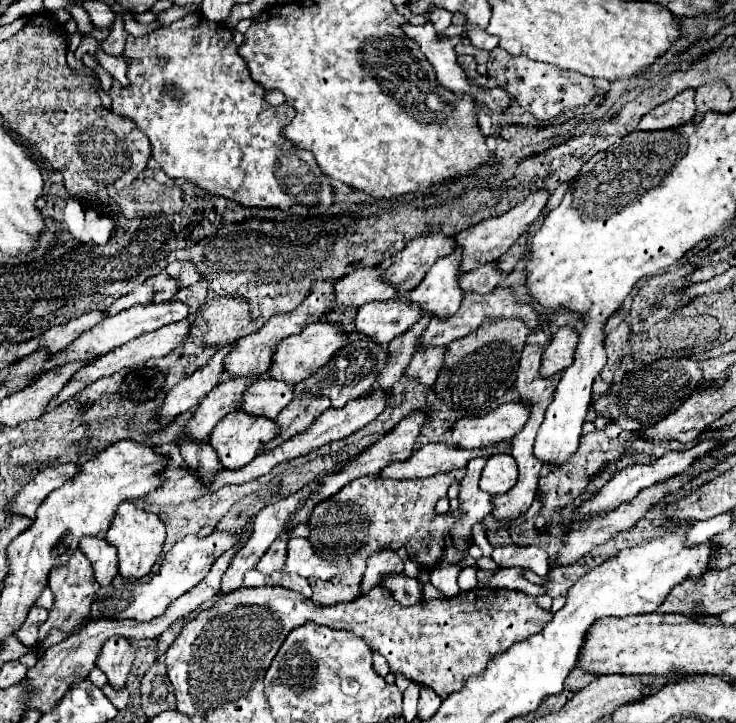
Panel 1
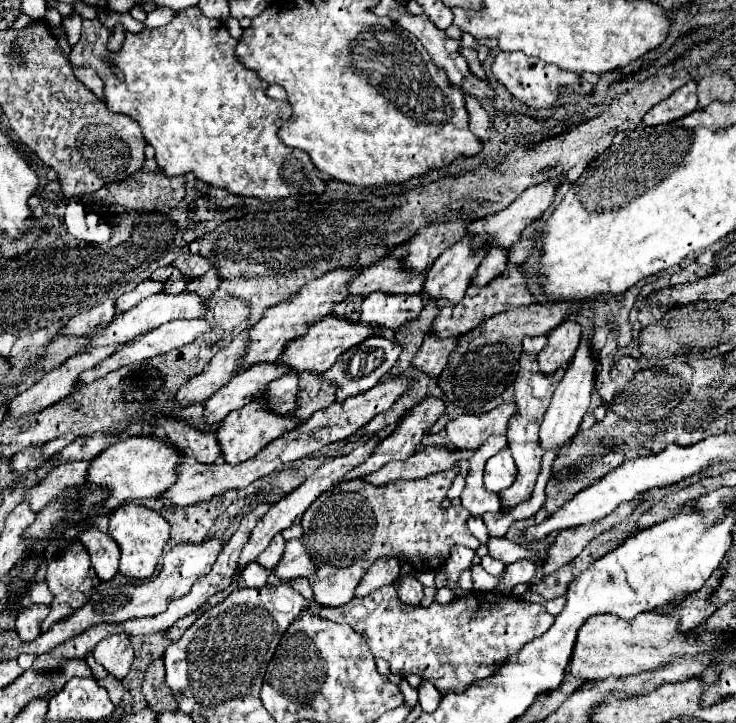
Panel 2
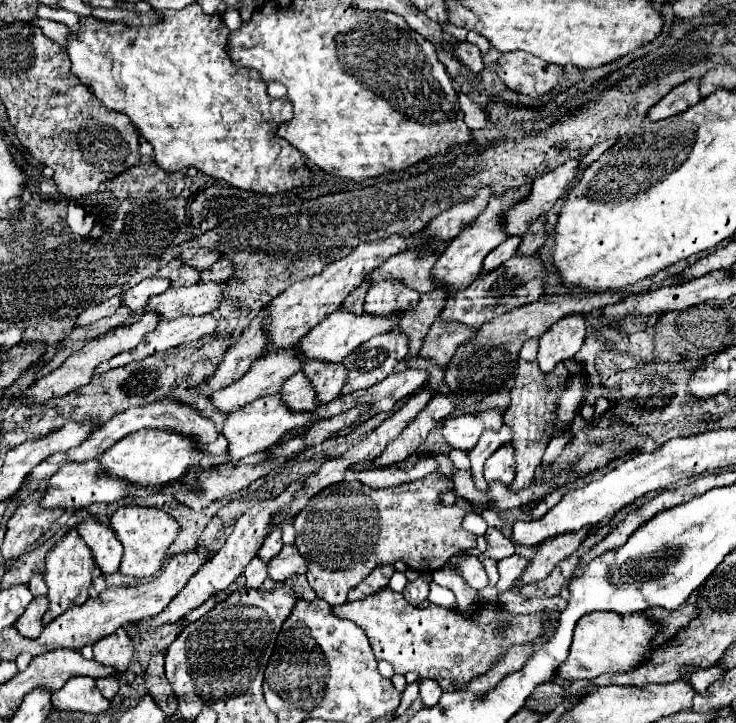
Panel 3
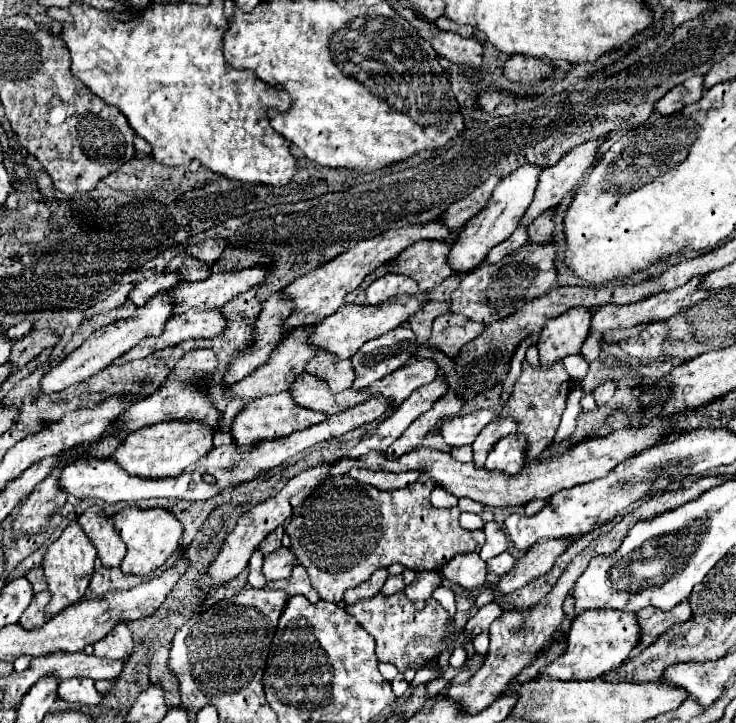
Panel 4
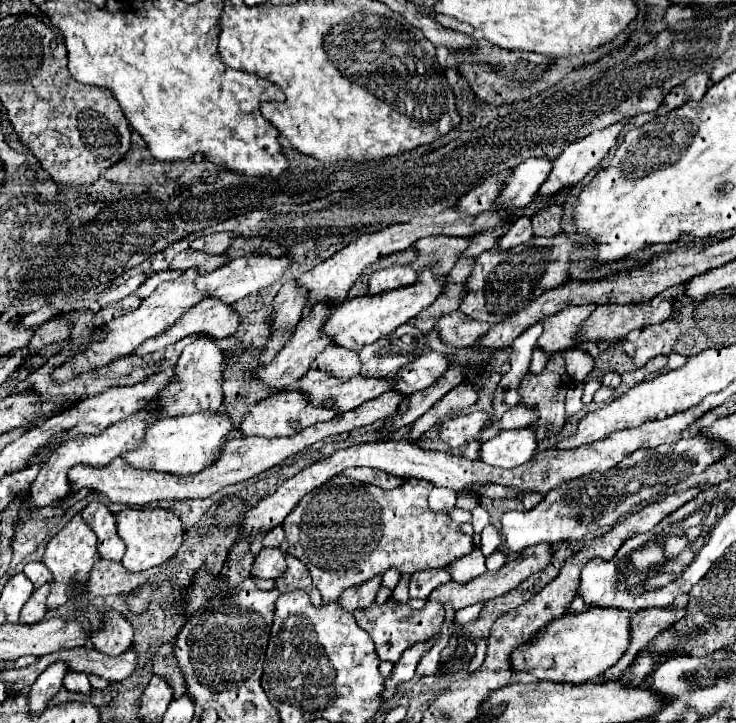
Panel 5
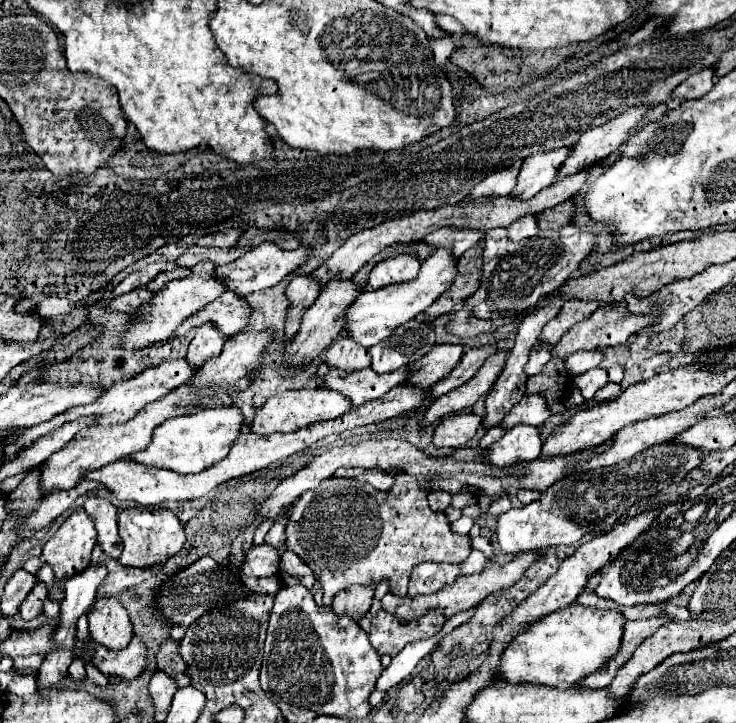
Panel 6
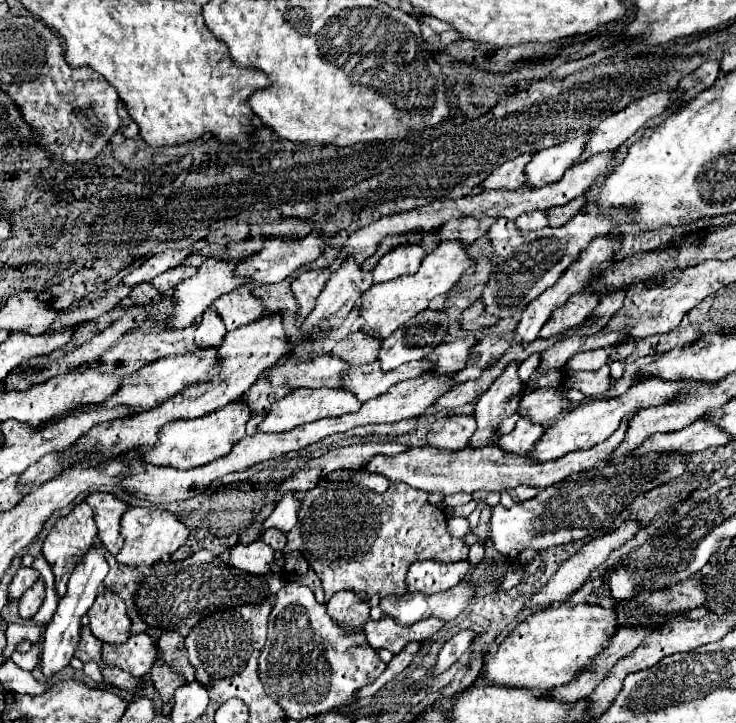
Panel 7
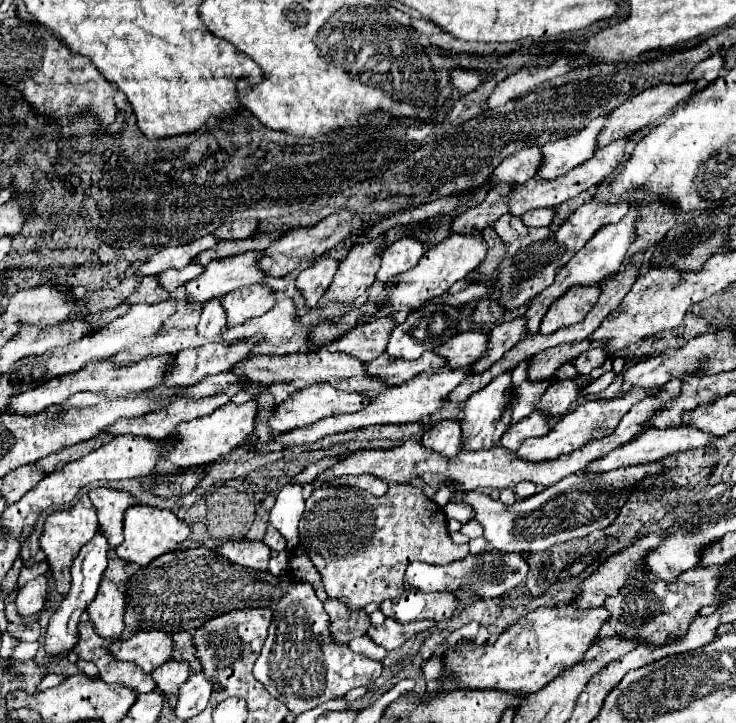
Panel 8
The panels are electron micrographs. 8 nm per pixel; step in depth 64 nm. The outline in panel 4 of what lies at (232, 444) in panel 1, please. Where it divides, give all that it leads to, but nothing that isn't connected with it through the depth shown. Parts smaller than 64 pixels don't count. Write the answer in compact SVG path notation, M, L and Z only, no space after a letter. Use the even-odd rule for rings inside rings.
M280 392L280 394L274 394L274 396L264 396L264 398L250 400L242 408L242 412L236 416L234 424L230 426L230 432L234 436L234 442L240 448L248 448L258 440L276 440L276 438L288 436L296 430L304 430L304 428L308 428L308 426L312 426L312 424L316 424L324 418L328 418L324 412L312 412L308 408L300 408L294 402L290 392Z

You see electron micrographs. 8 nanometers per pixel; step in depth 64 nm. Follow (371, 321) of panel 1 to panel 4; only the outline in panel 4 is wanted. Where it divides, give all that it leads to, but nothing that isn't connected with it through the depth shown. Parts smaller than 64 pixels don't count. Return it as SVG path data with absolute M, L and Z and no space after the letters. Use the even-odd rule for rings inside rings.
M384 274L366 288L366 300L368 304L380 304L394 298L396 294L412 294L416 290L418 284L414 280L408 280L408 276Z

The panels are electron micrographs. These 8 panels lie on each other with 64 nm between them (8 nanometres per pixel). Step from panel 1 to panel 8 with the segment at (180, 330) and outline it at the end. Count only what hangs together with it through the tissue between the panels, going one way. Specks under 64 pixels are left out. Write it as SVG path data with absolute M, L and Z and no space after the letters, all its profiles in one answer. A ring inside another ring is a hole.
M262 284L232 290L222 298L222 306L228 312L228 328L238 326L254 316L262 316L276 304L276 292Z

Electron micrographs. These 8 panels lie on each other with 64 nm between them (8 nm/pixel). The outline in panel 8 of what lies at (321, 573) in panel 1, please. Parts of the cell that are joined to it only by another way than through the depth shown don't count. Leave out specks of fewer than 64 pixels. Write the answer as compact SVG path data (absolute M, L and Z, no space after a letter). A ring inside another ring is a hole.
M232 540L232 542L224 542L222 546L218 546L216 552L234 564L254 568L254 570L268 570L270 548L264 542Z

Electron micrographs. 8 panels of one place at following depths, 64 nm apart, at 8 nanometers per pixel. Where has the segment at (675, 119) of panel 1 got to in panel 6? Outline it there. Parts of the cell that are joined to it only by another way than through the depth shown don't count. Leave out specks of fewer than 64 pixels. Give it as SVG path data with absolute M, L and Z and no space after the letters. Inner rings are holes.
M704 68L702 72L690 74L682 84L678 84L676 90L672 92L672 98L686 98L686 100L700 98L712 90L714 82L716 82L714 68Z

